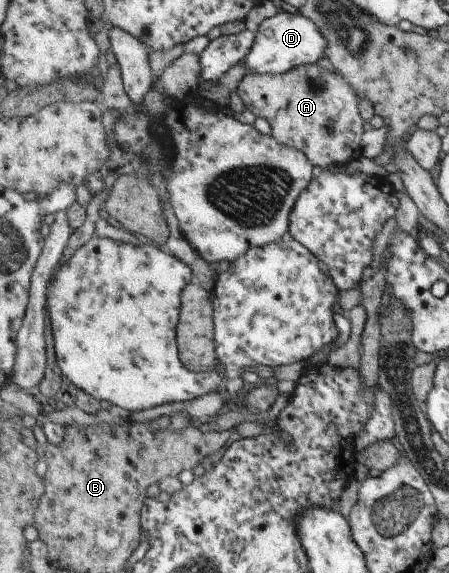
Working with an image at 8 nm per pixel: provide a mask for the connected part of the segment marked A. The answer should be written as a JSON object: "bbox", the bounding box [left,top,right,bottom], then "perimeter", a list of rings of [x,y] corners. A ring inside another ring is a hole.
{"bbox":[238,63,367,170],"perimeter":[[[318,63],[300,65],[280,74],[246,73],[239,84],[238,94],[252,114],[270,122],[273,128],[272,135],[280,144],[304,152],[318,170],[346,165],[355,158],[354,154],[358,150],[363,150],[362,139],[367,131],[367,124],[358,110],[360,96],[343,75],[328,72]]]}

